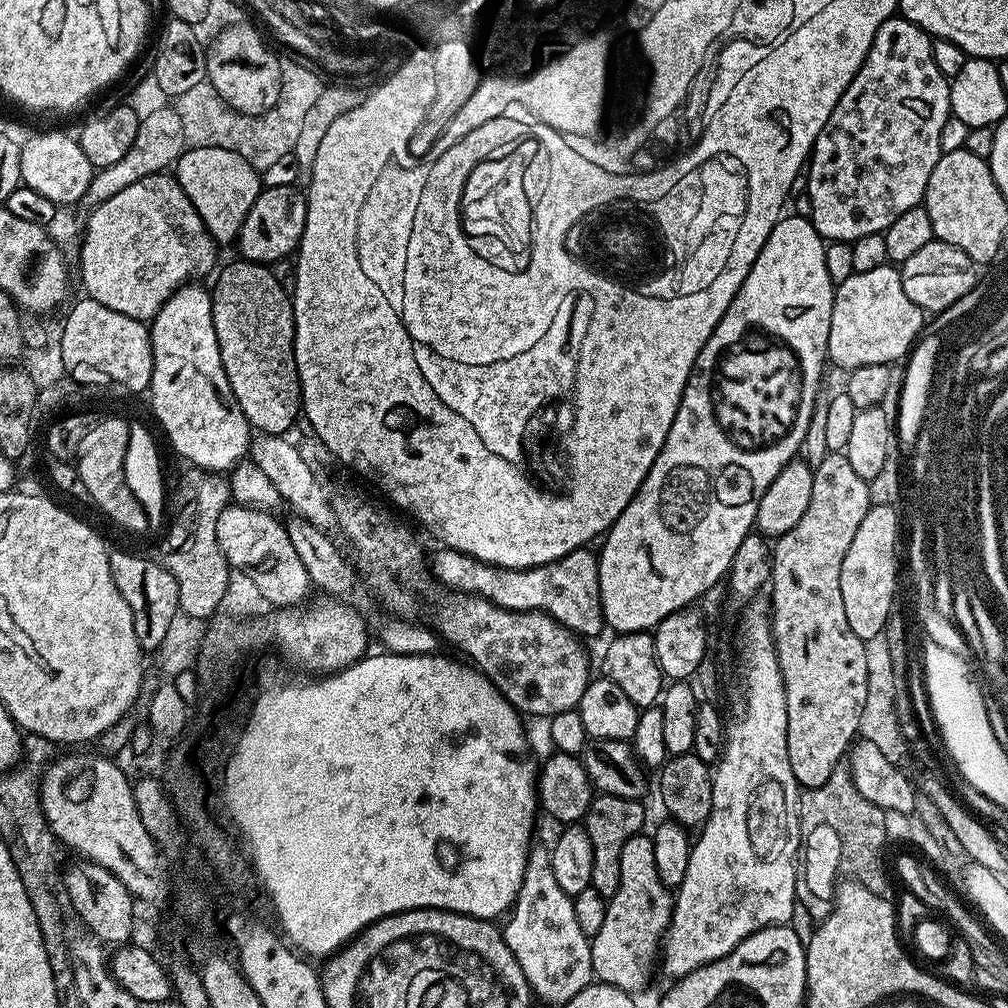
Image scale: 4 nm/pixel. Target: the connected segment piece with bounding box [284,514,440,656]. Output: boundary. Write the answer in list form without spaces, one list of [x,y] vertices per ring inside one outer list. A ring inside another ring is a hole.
[[[292,514],[289,519],[285,519],[284,525],[287,534],[290,537],[290,542],[293,543],[294,550],[297,551],[298,558],[302,561],[302,566],[306,567],[307,574],[310,575],[310,580],[315,589],[319,588],[323,591],[323,595],[336,599],[342,604],[354,609],[360,616],[366,618],[366,623],[369,631],[380,640],[381,644],[385,647],[391,655],[397,656],[424,656],[433,655],[439,651],[440,646],[439,636],[429,625],[422,625],[404,618],[396,616],[388,616],[376,610],[376,602],[371,592],[362,584],[360,584],[359,574],[348,564],[347,560],[342,556],[339,548],[334,544],[332,536],[329,533],[318,530],[316,526],[310,524],[301,516]]]

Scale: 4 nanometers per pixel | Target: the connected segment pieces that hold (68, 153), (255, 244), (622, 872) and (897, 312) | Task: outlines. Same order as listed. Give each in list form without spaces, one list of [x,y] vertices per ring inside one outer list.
[[[40,132],[20,144],[20,179],[23,187],[38,190],[38,194],[50,198],[50,202],[54,202],[57,206],[76,203],[79,205],[84,199],[93,175],[94,169],[90,158],[82,154],[82,146],[75,135],[67,136],[64,132]]]
[[[288,184],[265,187],[258,194],[254,206],[250,206],[250,214],[246,214],[246,222],[242,222],[240,234],[234,241],[235,247],[240,247],[239,255],[251,260],[253,264],[265,266],[275,265],[275,260],[280,260],[283,256],[291,257],[300,247],[307,213],[308,198],[301,189],[299,192]]]
[[[651,835],[632,836],[626,846],[622,846],[618,874],[618,890],[607,897],[602,930],[598,930],[598,934],[590,940],[592,975],[601,984],[613,984],[624,992],[640,994],[652,976],[652,968],[654,972],[664,931],[672,920],[674,896],[662,878],[658,878]]]
[[[891,263],[878,266],[874,270],[853,272],[846,282],[835,285],[836,296],[832,299],[830,314],[830,338],[828,339],[827,359],[832,360],[843,370],[851,370],[858,366],[874,366],[875,364],[895,365],[895,360],[903,361],[911,353],[922,329],[926,324],[926,313],[910,298],[906,298],[906,290],[902,290],[900,268]]]

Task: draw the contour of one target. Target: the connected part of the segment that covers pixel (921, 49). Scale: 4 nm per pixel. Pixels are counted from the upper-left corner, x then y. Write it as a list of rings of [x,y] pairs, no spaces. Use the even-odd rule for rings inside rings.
[[[902,14],[877,24],[874,42],[868,47],[858,74],[854,74],[826,126],[822,126],[806,161],[806,200],[812,207],[812,225],[825,241],[851,242],[866,238],[866,234],[883,234],[898,214],[923,205],[930,174],[934,174],[934,166],[938,166],[942,155],[942,126],[946,126],[952,111],[950,80],[934,63],[932,42],[933,37]]]

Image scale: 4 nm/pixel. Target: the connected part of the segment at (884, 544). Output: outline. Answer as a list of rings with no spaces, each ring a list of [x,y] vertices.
[[[873,504],[866,518],[862,518],[862,526],[858,526],[858,534],[854,534],[850,550],[846,550],[840,579],[844,587],[846,620],[862,641],[882,632],[890,612],[893,611],[892,602],[896,590],[896,535],[899,532],[901,535],[901,513],[890,504]]]

